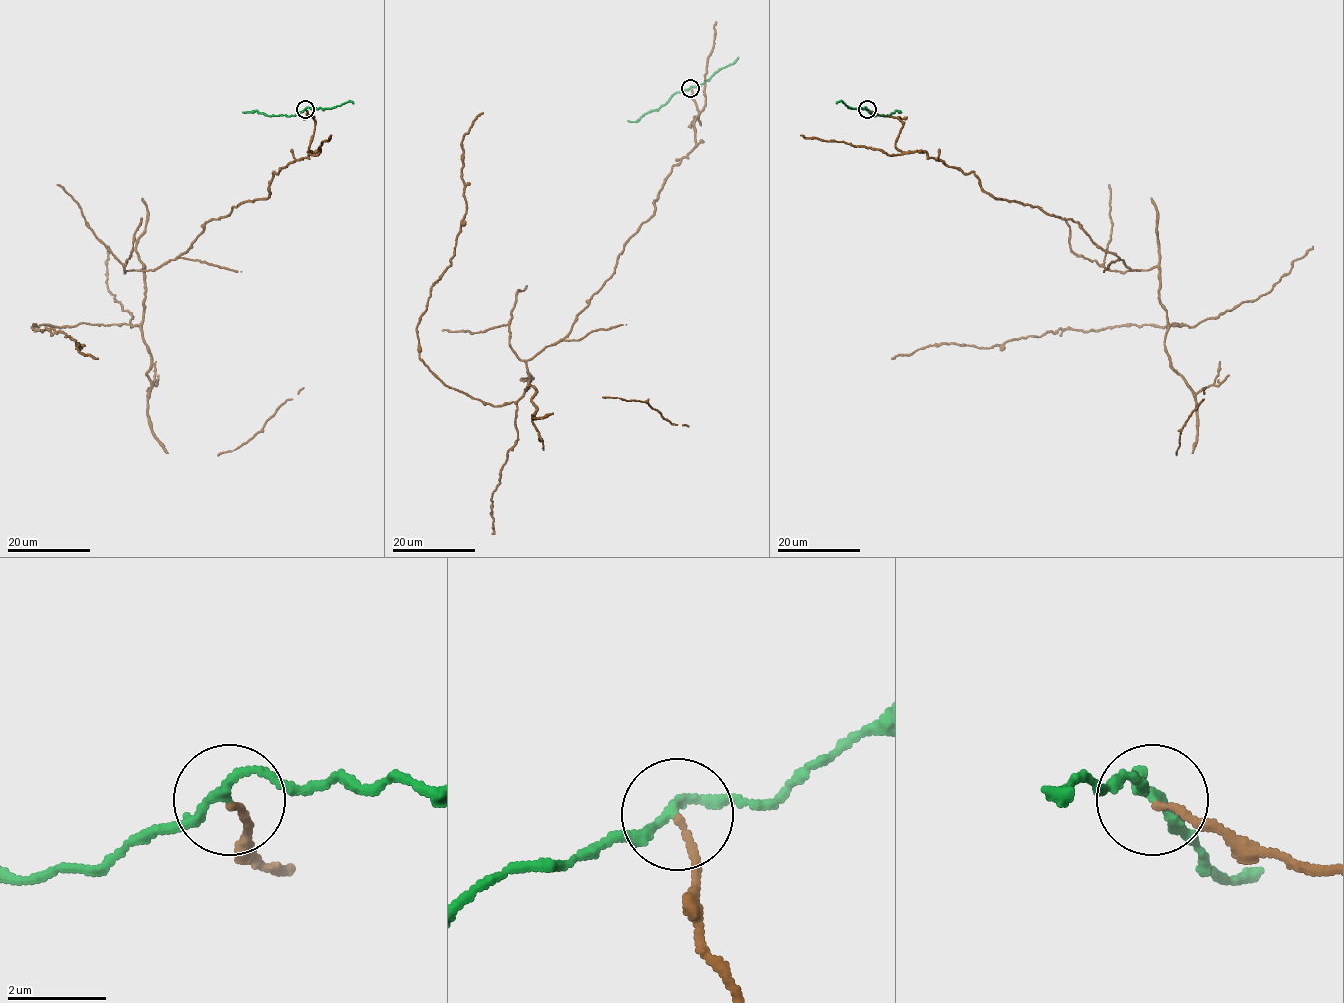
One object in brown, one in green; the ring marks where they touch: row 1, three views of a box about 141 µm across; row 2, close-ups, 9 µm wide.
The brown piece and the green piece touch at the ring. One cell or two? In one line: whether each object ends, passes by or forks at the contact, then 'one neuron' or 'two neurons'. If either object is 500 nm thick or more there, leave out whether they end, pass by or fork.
brown ends there; green passes by; two neurons

